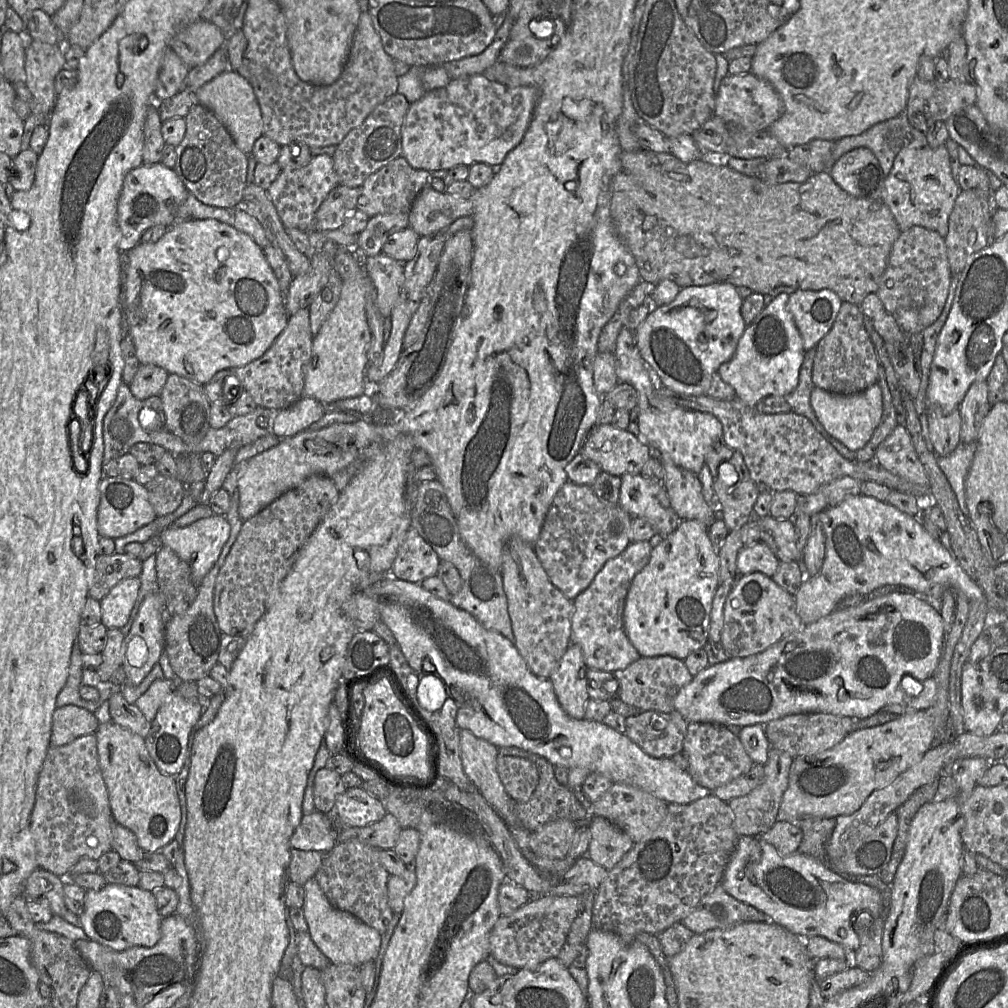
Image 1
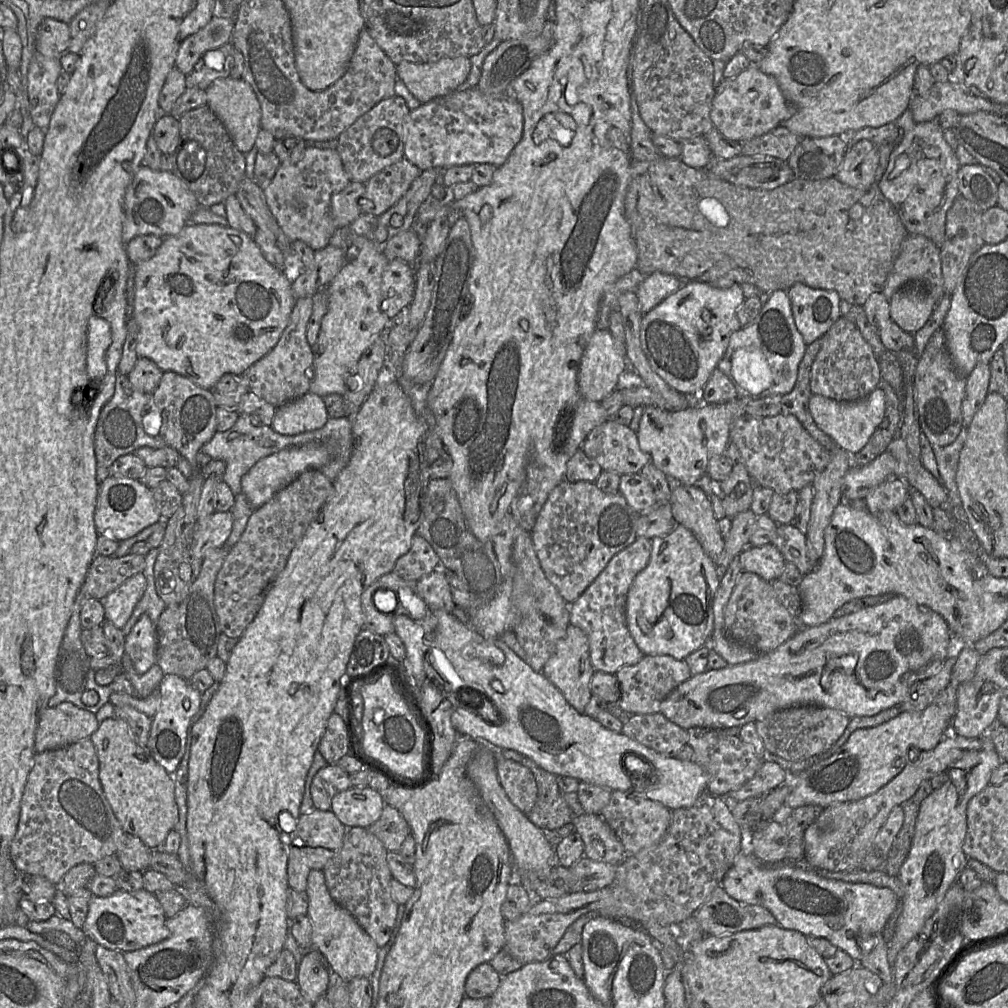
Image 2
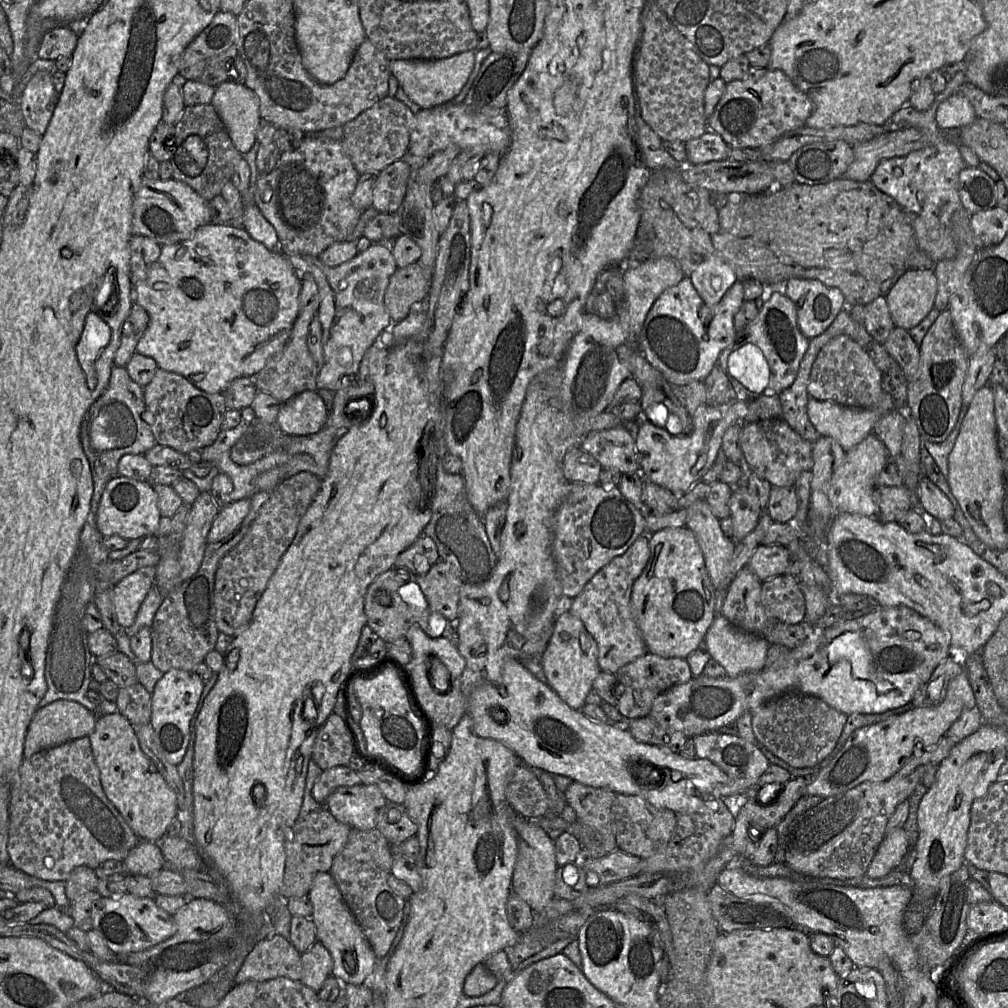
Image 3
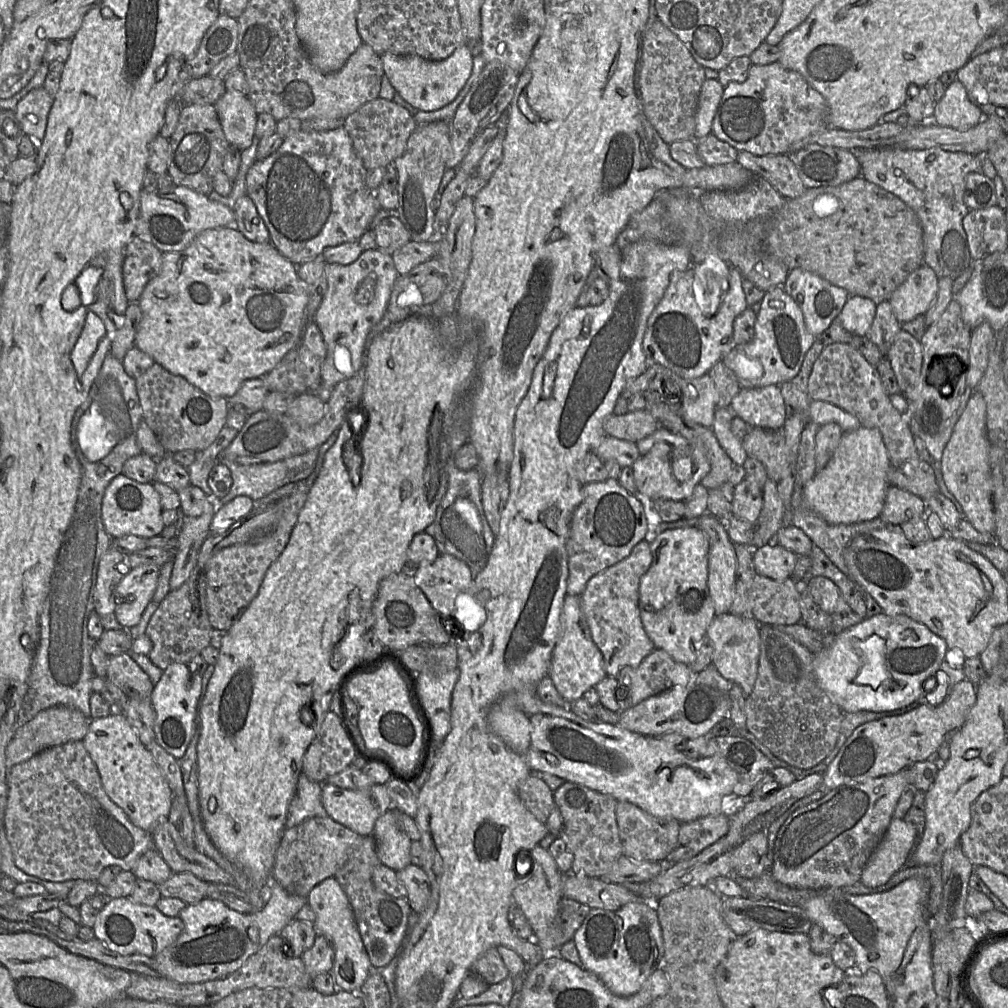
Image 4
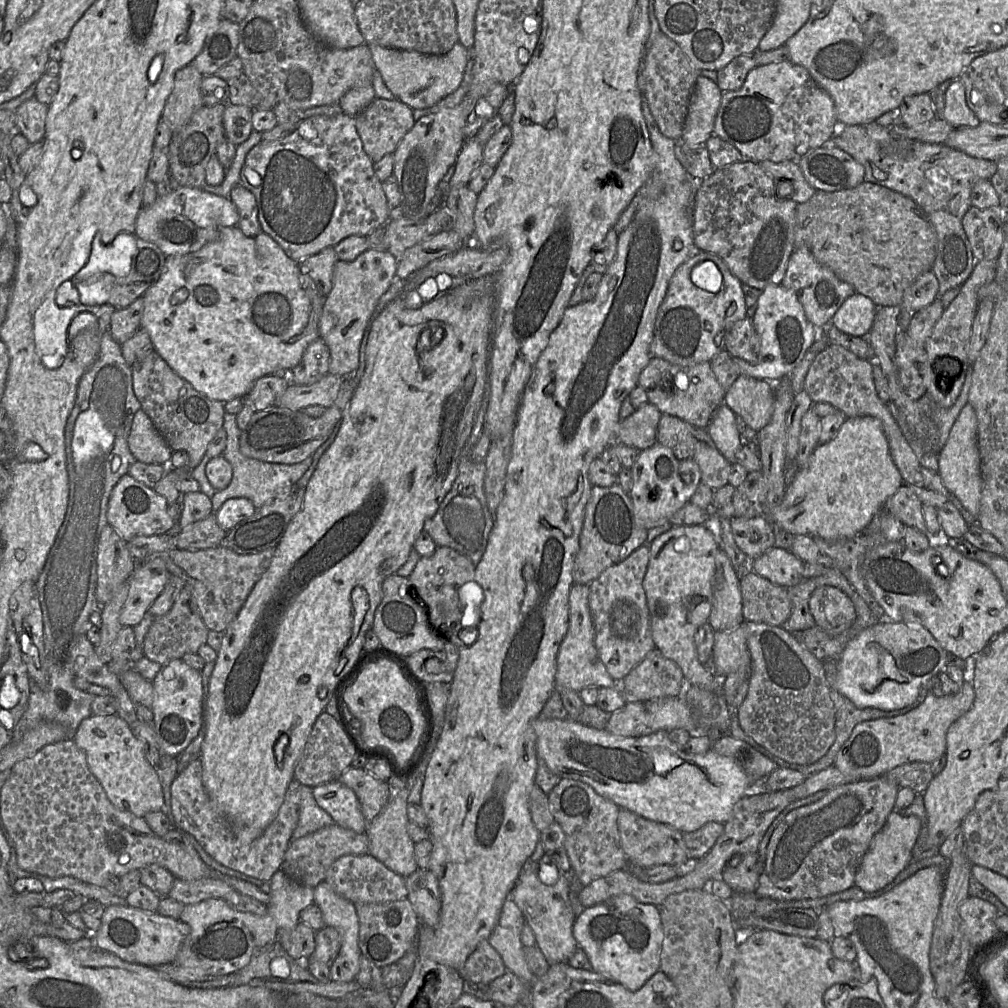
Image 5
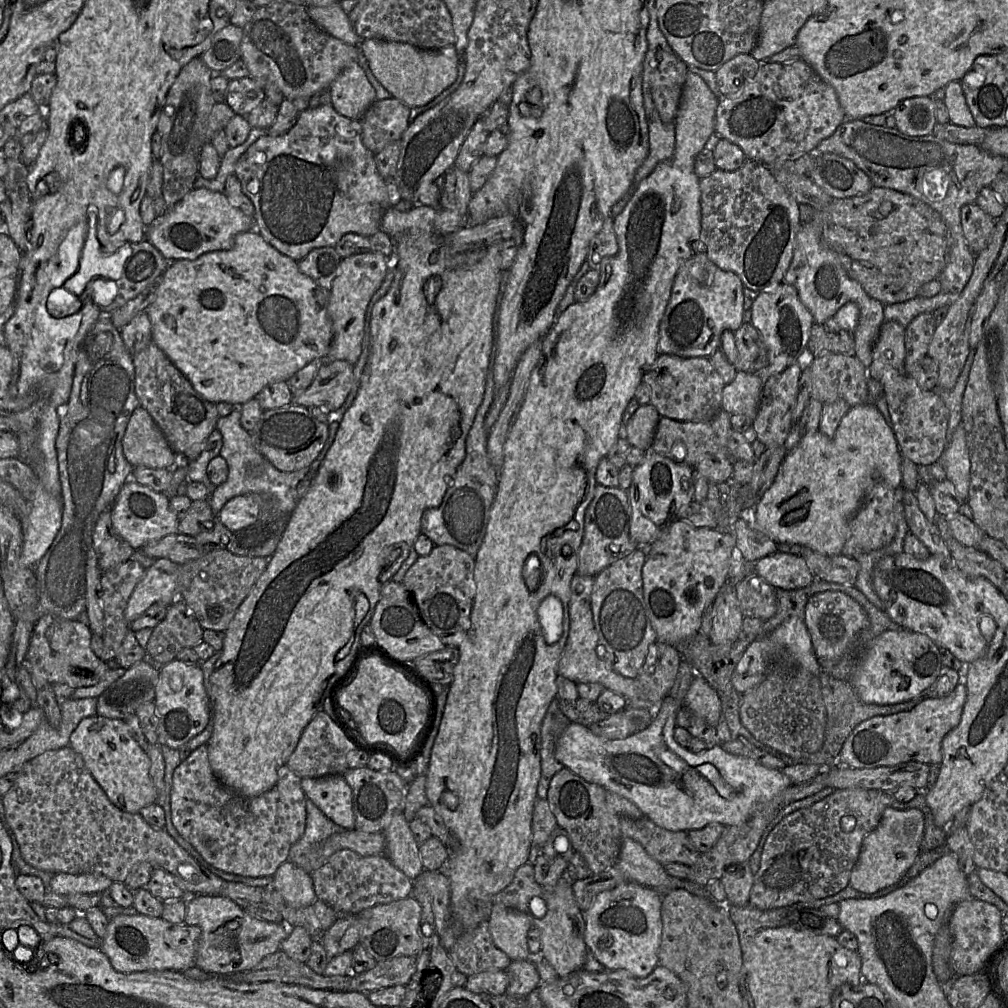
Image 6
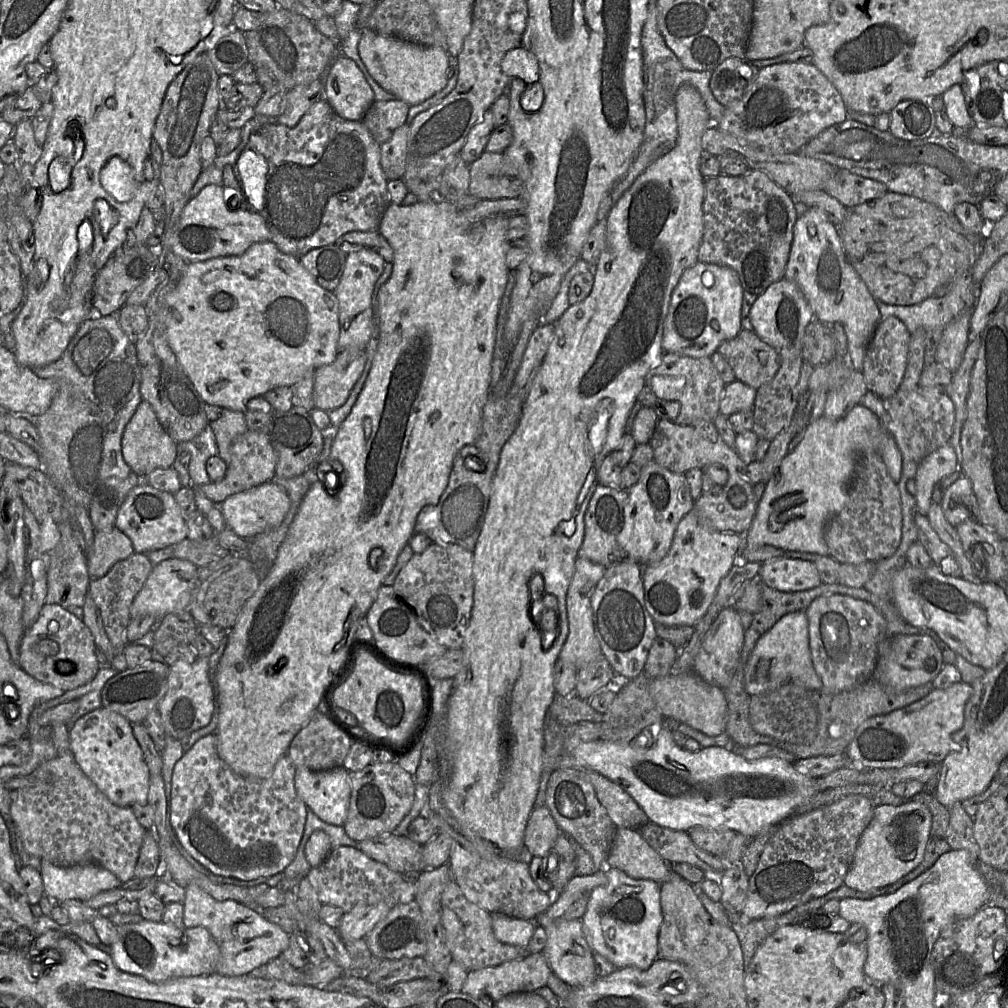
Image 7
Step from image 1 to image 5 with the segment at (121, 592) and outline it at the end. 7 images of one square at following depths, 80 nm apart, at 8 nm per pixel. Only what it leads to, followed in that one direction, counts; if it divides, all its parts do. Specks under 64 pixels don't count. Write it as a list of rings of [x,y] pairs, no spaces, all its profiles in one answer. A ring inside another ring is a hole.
[[[154,558],[137,565],[129,578],[128,597],[120,612],[123,627],[135,627],[144,618],[154,601],[163,592],[170,573],[161,558]]]

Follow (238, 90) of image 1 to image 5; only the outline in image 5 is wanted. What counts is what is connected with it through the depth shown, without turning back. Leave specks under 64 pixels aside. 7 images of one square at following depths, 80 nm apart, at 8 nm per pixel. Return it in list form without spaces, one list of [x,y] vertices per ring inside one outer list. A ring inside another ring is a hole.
[[[226,103],[223,115],[225,136],[236,146],[246,141],[253,131],[253,108]]]

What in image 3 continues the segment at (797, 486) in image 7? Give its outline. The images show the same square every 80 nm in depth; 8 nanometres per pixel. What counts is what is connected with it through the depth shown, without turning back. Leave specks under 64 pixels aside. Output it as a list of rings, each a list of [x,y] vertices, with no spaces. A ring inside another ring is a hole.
[[[874,433],[846,452],[843,463],[833,473],[828,489],[828,498],[835,512],[877,518],[879,507],[874,500],[875,481],[888,457],[884,443]]]

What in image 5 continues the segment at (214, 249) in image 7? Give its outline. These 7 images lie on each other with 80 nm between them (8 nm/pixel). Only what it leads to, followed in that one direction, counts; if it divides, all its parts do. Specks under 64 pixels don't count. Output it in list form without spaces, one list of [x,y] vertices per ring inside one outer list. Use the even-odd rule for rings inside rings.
[[[179,186],[165,196],[158,196],[152,206],[142,207],[135,234],[154,243],[168,257],[198,251],[213,241],[221,229],[237,226],[238,222],[239,213],[231,198],[203,188]]]

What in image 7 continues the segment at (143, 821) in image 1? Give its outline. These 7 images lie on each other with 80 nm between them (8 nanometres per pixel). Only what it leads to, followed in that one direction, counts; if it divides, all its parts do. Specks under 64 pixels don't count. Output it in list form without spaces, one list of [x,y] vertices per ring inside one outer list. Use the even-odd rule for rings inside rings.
[[[100,707],[77,719],[69,729],[71,754],[79,768],[112,803],[130,808],[136,803],[147,804],[150,788],[149,769],[141,747],[133,735],[132,725],[119,713]]]

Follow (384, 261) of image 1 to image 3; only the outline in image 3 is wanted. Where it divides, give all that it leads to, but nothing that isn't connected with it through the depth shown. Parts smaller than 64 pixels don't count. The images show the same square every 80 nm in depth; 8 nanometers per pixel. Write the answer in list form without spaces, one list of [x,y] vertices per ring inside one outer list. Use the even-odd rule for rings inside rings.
[[[419,260],[398,268],[389,279],[384,303],[392,320],[397,323],[409,315],[413,303],[423,303],[431,288],[432,272]]]

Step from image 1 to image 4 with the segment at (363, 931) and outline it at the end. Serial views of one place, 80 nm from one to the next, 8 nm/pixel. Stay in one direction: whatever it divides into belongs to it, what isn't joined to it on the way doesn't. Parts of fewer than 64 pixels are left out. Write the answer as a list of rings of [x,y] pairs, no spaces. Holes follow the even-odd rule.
[[[334,877],[317,884],[308,894],[307,901],[313,909],[316,919],[314,926],[318,933],[326,936],[334,949],[334,963],[331,975],[340,990],[359,991],[372,969],[369,956],[365,950],[349,899]]]

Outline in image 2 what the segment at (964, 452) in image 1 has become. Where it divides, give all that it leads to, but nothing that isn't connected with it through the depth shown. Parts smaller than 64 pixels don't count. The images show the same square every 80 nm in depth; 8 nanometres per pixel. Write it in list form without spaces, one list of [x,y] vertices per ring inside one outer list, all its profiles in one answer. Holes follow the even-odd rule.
[[[962,427],[954,442],[947,446],[932,446],[942,485],[948,494],[948,501],[944,508],[952,515],[952,505],[963,508],[962,500],[956,483],[960,452],[967,437],[967,428]]]

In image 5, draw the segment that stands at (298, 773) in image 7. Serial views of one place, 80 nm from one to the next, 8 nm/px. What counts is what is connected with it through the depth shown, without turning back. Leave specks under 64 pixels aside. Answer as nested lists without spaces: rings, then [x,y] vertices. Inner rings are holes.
[[[339,780],[313,787],[317,804],[343,828],[366,833],[367,821],[355,792]]]

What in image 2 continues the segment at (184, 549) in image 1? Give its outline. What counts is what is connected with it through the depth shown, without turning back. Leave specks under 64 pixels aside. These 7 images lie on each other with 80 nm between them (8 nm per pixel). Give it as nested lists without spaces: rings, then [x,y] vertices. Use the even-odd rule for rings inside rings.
[[[230,511],[214,512],[199,522],[196,521],[191,543],[192,554],[204,559],[209,550],[225,546],[232,526],[233,516]]]

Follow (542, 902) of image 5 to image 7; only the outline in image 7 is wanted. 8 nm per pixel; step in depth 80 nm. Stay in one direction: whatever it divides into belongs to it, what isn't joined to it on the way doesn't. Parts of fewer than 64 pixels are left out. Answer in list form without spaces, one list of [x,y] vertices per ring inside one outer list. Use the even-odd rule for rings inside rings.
[[[581,919],[570,921],[555,921],[543,927],[547,942],[543,954],[551,971],[570,988],[576,988],[591,984],[597,979],[593,950],[588,945],[583,931]]]

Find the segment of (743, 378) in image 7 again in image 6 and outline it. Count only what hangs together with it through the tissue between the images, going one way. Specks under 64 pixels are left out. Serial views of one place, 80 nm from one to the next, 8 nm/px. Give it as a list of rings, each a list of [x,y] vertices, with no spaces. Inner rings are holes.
[[[742,323],[734,332],[737,358],[733,365],[737,371],[756,373],[768,365],[767,348],[752,323]]]

